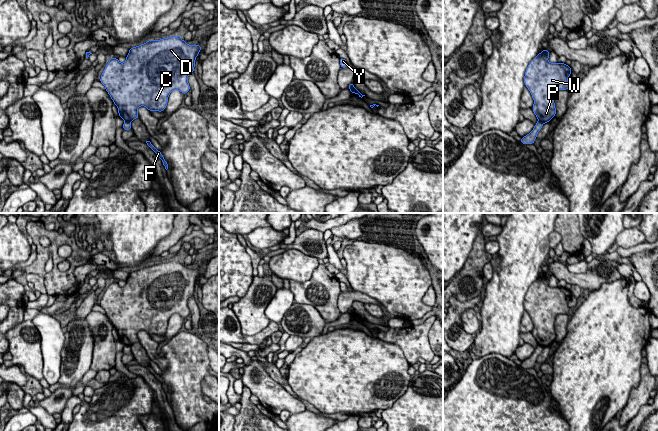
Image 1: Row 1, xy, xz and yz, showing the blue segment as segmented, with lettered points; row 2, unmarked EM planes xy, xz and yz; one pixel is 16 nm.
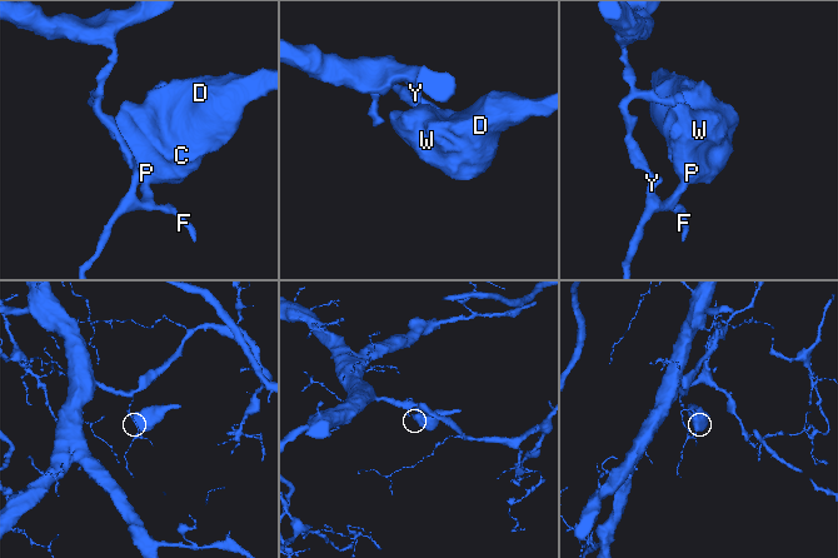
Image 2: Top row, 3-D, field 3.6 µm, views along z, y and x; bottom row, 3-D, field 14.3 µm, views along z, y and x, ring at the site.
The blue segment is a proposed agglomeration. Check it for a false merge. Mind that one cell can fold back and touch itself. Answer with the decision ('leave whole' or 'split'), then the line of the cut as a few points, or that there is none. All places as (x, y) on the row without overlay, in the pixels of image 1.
split; cut in yz along (538, 344), (543, 347)

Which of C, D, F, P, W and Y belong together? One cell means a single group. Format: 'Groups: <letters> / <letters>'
Groups: C D P W / F Y

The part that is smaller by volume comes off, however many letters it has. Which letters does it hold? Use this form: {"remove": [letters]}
{"remove": ["C", "D", "P", "W"]}

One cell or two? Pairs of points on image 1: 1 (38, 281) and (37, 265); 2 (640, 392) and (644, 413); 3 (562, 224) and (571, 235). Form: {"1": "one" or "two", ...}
{"1": "two", "2": "two", "3": "one"}

